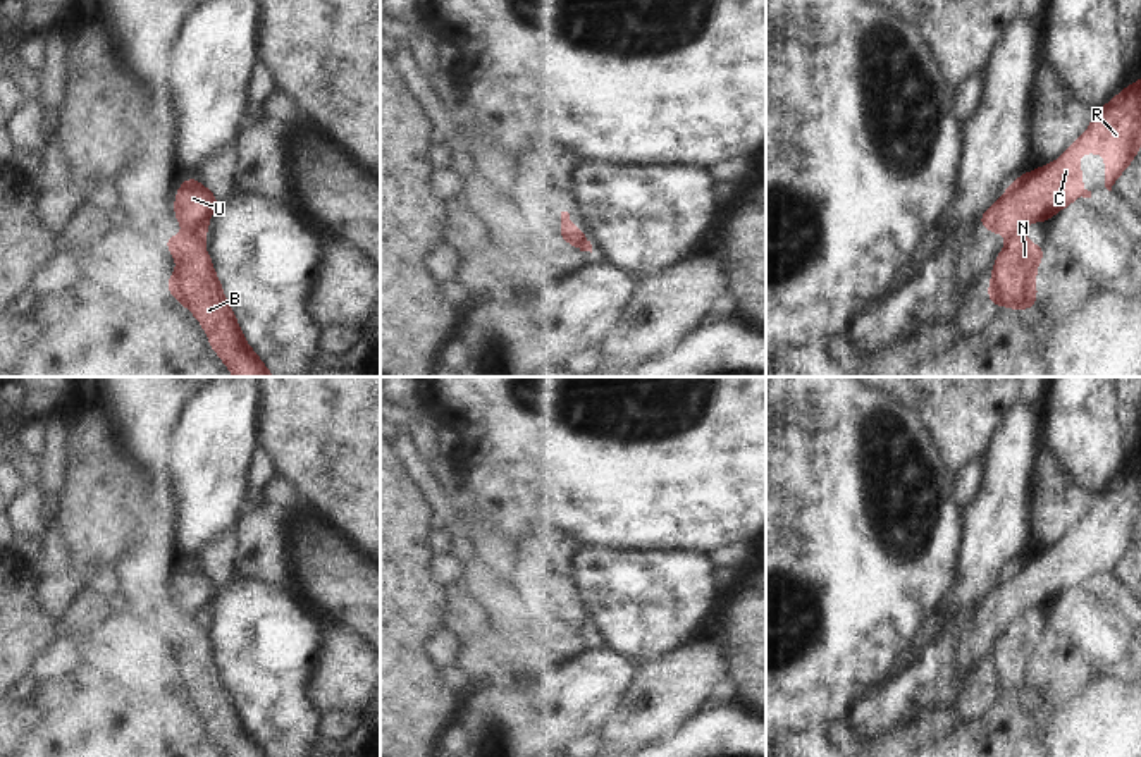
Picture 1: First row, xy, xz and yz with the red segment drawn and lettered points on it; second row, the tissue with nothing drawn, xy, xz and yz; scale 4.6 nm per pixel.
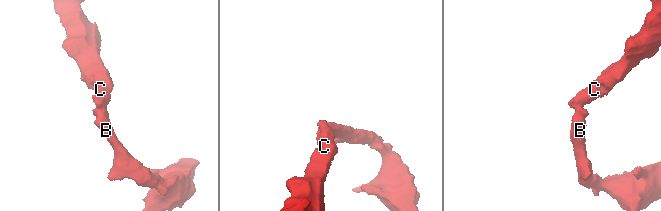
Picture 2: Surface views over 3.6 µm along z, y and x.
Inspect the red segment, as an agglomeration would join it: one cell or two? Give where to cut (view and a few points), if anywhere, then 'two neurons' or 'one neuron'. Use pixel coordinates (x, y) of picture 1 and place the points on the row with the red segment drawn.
cut xy (203, 231), (188, 233); two neurons

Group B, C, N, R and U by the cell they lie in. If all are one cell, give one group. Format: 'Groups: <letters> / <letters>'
Groups: B N / C R U

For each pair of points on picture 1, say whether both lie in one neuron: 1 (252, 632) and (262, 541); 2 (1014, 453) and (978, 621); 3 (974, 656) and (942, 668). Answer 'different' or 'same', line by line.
1: different
2: different
3: different

